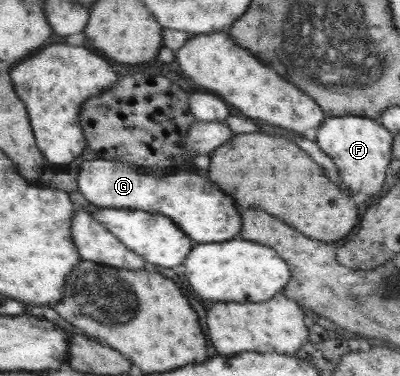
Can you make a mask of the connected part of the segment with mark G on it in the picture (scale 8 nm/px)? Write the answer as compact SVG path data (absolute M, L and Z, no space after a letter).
M108 159L84 161L78 168L78 190L88 202L112 209L136 209L160 213L171 218L195 243L234 239L242 230L242 218L234 200L216 188L193 163L180 164L164 176L149 174L140 166Z

